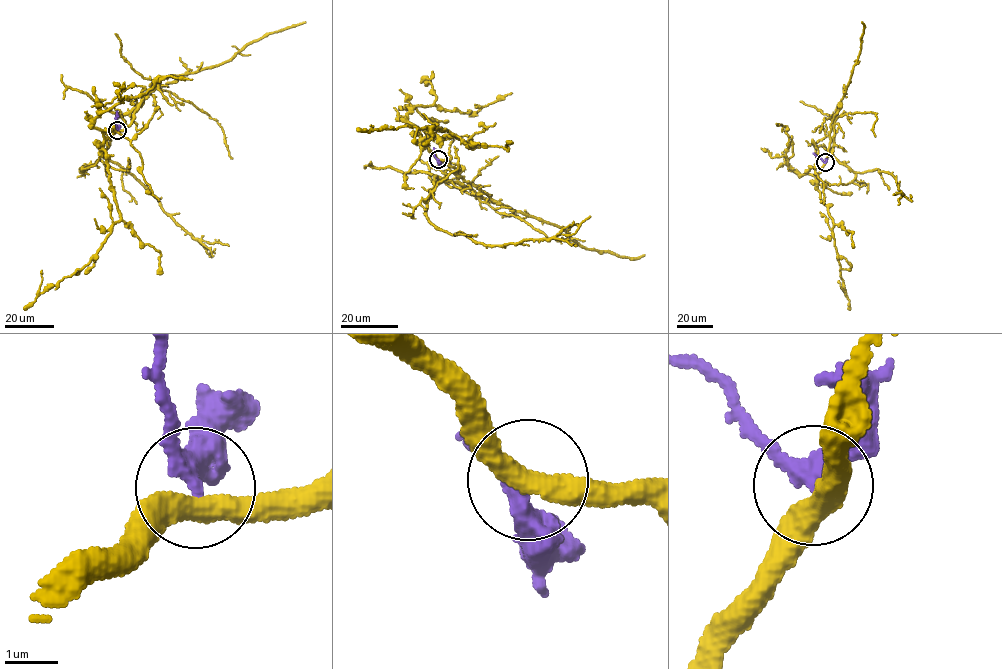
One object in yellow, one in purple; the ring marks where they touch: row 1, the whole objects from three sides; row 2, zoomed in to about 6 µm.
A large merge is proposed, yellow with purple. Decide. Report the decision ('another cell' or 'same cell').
another cell

